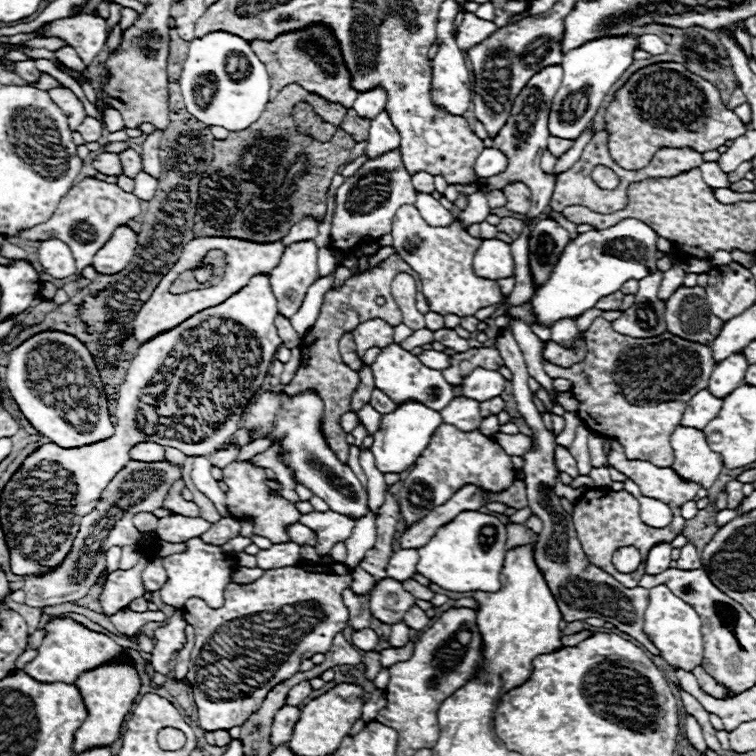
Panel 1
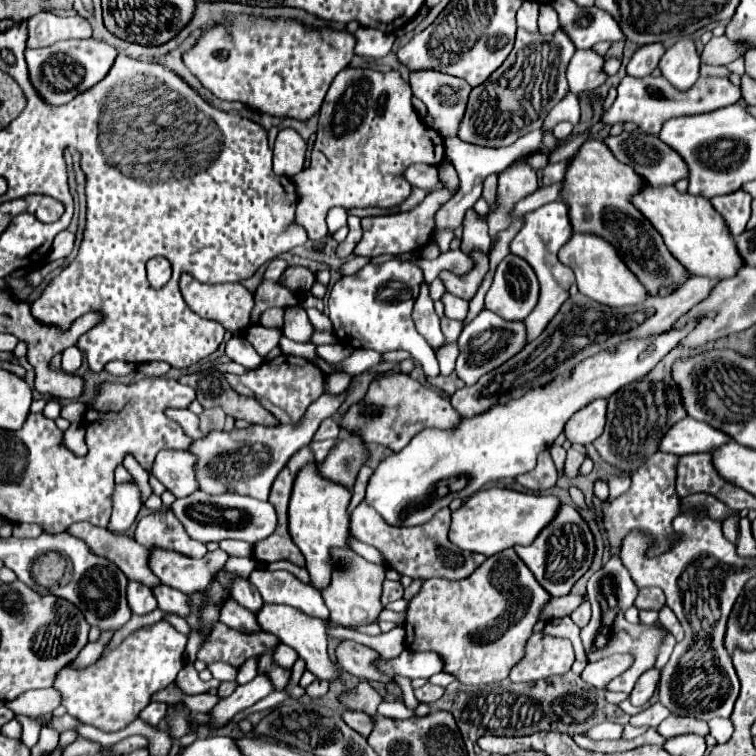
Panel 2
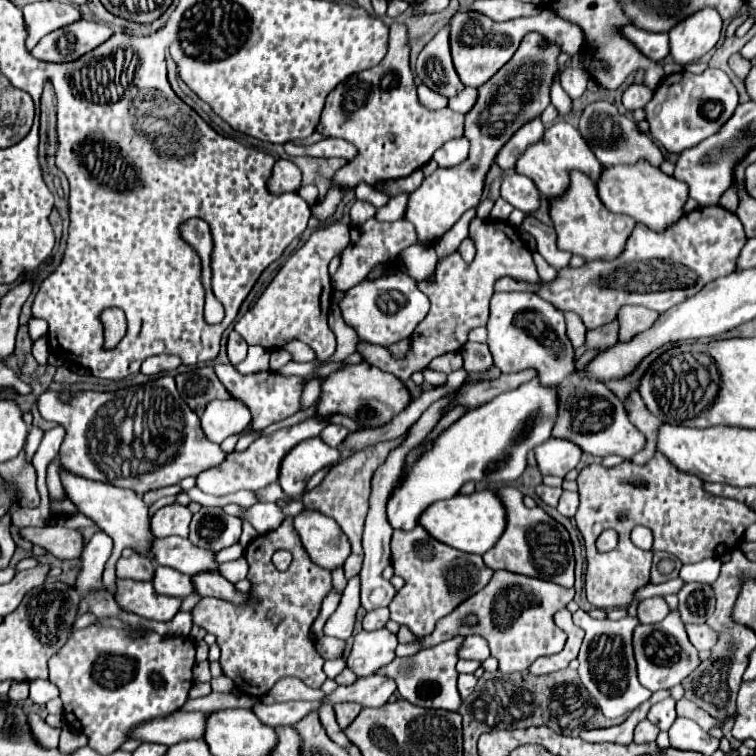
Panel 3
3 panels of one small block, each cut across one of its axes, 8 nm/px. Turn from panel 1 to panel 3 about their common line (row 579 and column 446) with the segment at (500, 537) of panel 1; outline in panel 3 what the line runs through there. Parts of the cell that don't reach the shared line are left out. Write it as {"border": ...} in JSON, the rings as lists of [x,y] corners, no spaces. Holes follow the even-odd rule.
{"border":[[[538,378],[468,410],[462,418],[442,430],[412,466],[404,468],[402,480],[388,500],[388,520],[392,528],[416,528],[418,518],[430,504],[456,496],[466,482],[494,486],[518,480],[526,470],[528,452],[552,436],[556,418],[558,386],[542,386]],[[526,426],[530,426],[530,432],[522,434]]]}

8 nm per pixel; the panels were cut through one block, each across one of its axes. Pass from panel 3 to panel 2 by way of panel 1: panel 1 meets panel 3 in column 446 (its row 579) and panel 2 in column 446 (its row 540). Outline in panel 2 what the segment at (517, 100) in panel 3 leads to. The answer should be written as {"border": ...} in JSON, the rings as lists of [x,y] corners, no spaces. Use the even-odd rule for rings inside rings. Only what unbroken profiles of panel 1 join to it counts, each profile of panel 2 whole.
{"border":[[[440,190],[432,192],[414,206],[408,212],[398,212],[398,214],[366,217],[361,219],[363,235],[361,240],[355,246],[353,253],[356,256],[378,256],[378,254],[410,254],[420,248],[424,248],[430,242],[430,234],[434,234],[434,214],[442,204],[446,204],[456,192],[454,190]]]}

